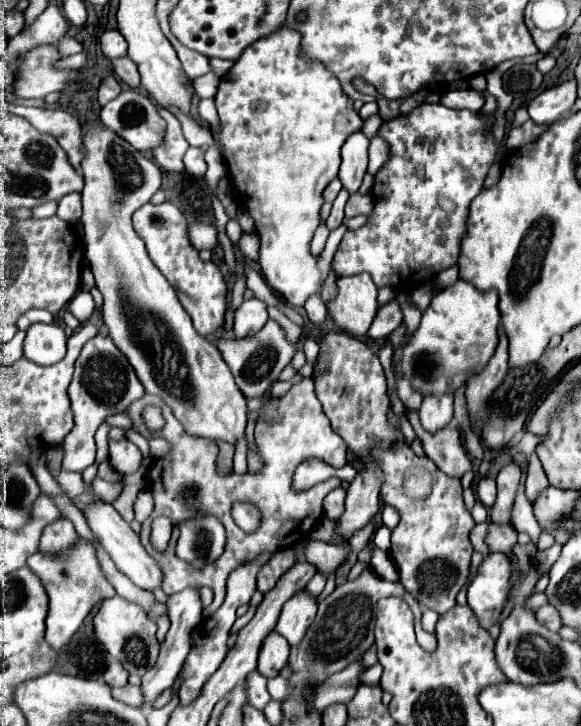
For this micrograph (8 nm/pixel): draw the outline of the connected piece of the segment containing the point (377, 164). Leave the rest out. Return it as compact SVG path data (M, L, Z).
M376 136L376 140L370 140L370 164L368 164L368 174L376 174L390 158L390 146L386 144L386 140L382 140L380 136Z

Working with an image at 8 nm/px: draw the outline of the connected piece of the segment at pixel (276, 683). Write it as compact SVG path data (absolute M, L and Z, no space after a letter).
M276 676L276 678L268 680L268 692L274 700L284 702L288 698L288 682L282 676Z

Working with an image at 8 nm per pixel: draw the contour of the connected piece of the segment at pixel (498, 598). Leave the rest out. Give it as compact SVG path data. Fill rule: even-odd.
M494 552L482 560L474 580L468 586L468 606L476 614L482 628L490 628L506 602L512 566L506 554Z

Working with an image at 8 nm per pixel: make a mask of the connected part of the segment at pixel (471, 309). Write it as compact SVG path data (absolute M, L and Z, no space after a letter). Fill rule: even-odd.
M458 280L456 284L444 288L440 294L436 294L428 306L428 310L422 314L422 322L412 336L410 344L404 348L404 378L410 382L410 386L424 394L444 394L446 390L456 390L460 384L464 384L472 374L478 374L484 364L494 354L494 348L498 344L498 296L496 292L480 292L472 284Z

